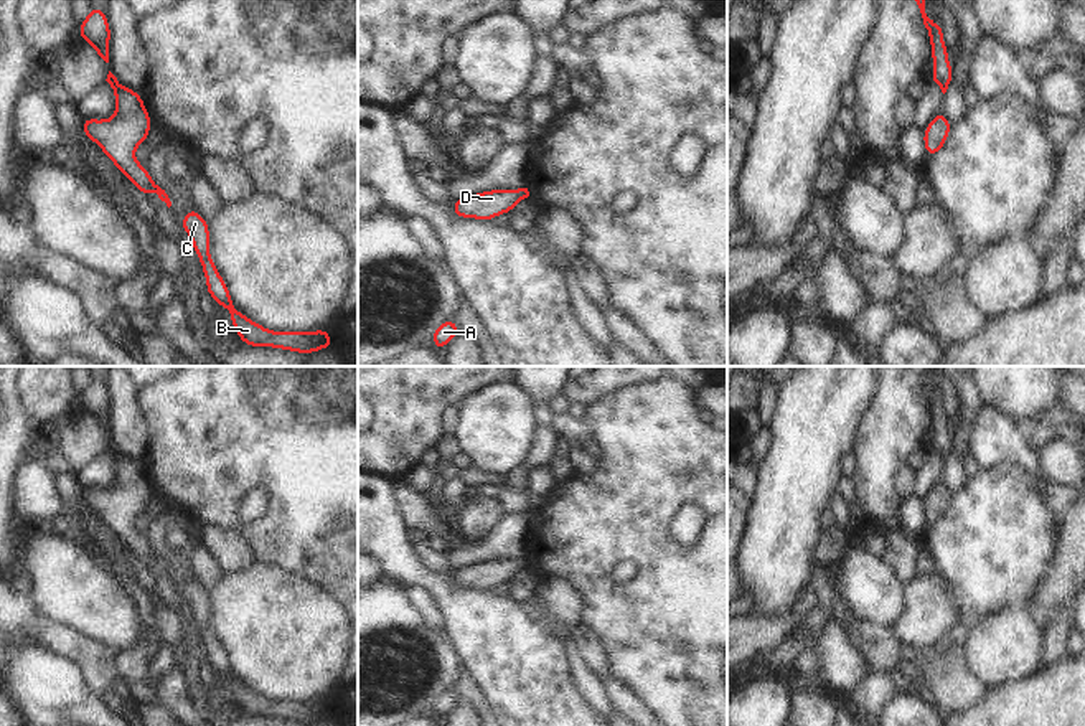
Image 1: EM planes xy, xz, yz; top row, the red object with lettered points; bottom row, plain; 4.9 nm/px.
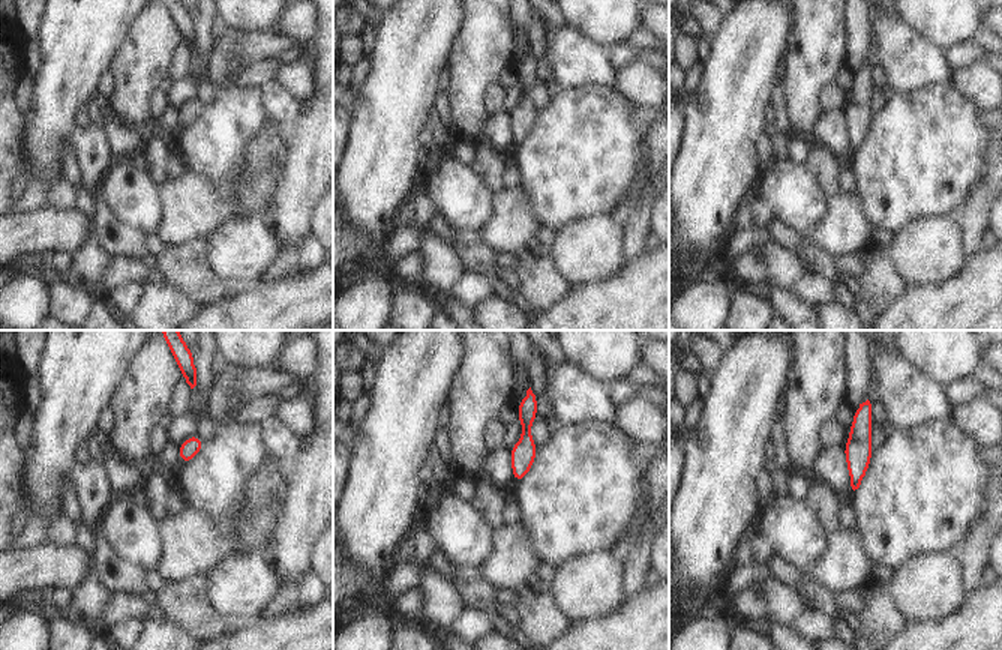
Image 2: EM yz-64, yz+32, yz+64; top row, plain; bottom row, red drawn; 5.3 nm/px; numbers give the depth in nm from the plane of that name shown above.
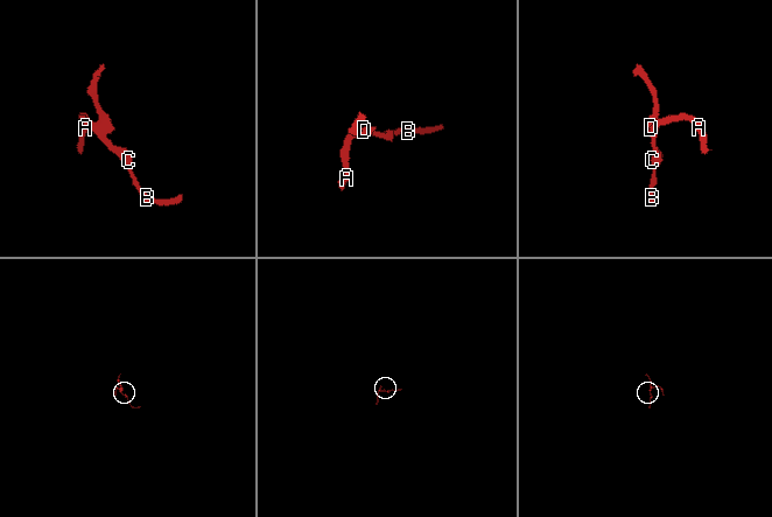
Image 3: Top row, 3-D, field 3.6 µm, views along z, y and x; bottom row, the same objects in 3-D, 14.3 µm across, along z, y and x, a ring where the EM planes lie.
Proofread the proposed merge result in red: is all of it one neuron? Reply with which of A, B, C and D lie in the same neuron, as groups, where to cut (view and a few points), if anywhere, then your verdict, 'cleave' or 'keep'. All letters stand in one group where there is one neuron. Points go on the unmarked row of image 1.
A B C D | no cut | keep

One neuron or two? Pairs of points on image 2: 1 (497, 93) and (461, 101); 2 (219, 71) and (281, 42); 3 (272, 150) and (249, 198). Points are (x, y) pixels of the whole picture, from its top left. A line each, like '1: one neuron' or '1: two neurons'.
1: two neurons
2: one neuron
3: one neuron

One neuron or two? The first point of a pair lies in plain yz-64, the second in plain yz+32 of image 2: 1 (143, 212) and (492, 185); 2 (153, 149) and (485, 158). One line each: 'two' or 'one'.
1: two
2: one

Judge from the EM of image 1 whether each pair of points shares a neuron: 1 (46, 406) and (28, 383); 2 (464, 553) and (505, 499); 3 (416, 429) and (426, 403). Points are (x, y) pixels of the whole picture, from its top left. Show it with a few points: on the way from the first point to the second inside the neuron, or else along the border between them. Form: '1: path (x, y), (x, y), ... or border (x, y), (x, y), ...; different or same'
1: path (46, 401), (33, 388); same
2: border (525, 510), (505, 515); different
3: path (416, 423), (419, 410); same

